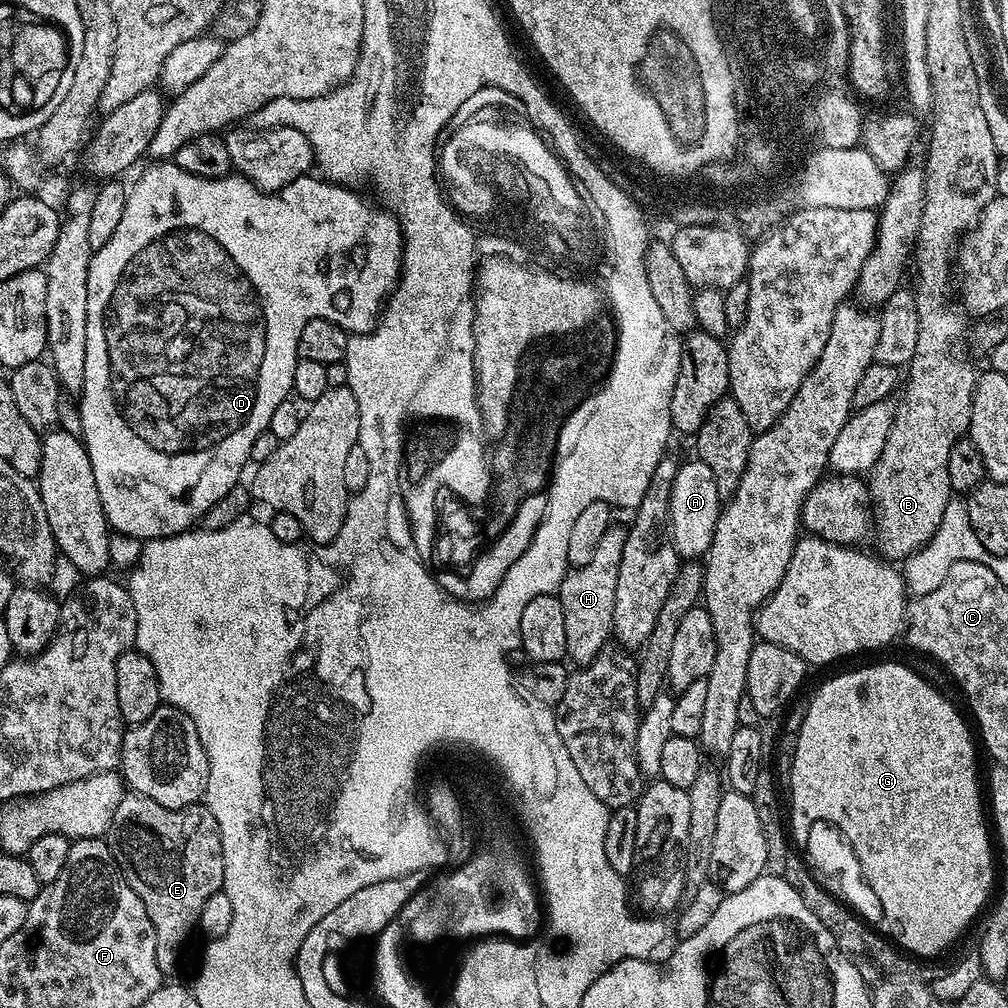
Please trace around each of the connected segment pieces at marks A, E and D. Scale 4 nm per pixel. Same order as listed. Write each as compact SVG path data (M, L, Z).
M692 458L689 464L681 463L677 467L674 486L670 490L668 523L676 552L682 558L700 558L707 553L714 538L721 507L718 485L714 482L714 473L710 471L710 466L706 466L706 462L698 458Z
M125 794L118 810L114 810L112 827L106 833L106 843L124 871L125 878L132 884L134 894L138 894L142 898L142 906L146 906L146 914L156 935L158 970L161 974L174 971L180 960L180 943L192 931L197 931L206 898L221 891L224 886L224 858L214 814L203 803L185 808L167 808L158 806L158 802L145 796Z
M158 162L154 164L152 170L141 174L140 181L136 185L131 185L126 202L126 214L122 214L122 222L118 222L118 230L114 230L114 235L110 237L110 242L106 246L95 249L90 262L90 274L86 282L86 378L82 390L78 394L78 409L82 420L82 439L84 448L90 454L90 466L94 466L94 482L98 482L98 498L102 498L102 510L108 519L109 529L113 533L121 532L124 536L129 536L132 540L147 542L149 540L160 540L164 536L176 536L179 532L187 532L193 526L199 525L204 519L204 515L234 486L241 483L240 475L244 472L244 467L249 467L252 455L250 446L254 446L254 438L258 434L269 431L268 423L274 415L274 410L278 404L289 399L294 382L294 366L296 365L300 351L298 350L298 338L302 334L302 326L314 318L326 318L338 326L342 326L349 334L359 334L370 332L380 323L381 315L386 307L386 301L396 291L396 285L400 279L402 265L404 262L404 231L400 229L400 222L393 213L383 207L371 204L368 200L363 200L359 196L359 191L348 186L329 186L323 179L309 174L295 181L295 183L283 189L283 191L269 194L256 188L247 180L245 176L239 174L229 174L222 180L205 181L192 174L186 174L186 170L179 168L175 162Z

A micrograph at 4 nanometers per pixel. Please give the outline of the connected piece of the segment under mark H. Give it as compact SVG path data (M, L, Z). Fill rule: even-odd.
M613 526L602 534L594 555L586 566L572 568L564 575L564 581L560 583L558 595L562 602L562 614L566 614L566 650L567 659L573 660L573 665L583 666L591 662L603 648L609 643L612 636L612 623L614 622L614 590L618 586L618 566L622 562L622 550L624 549L625 529Z

